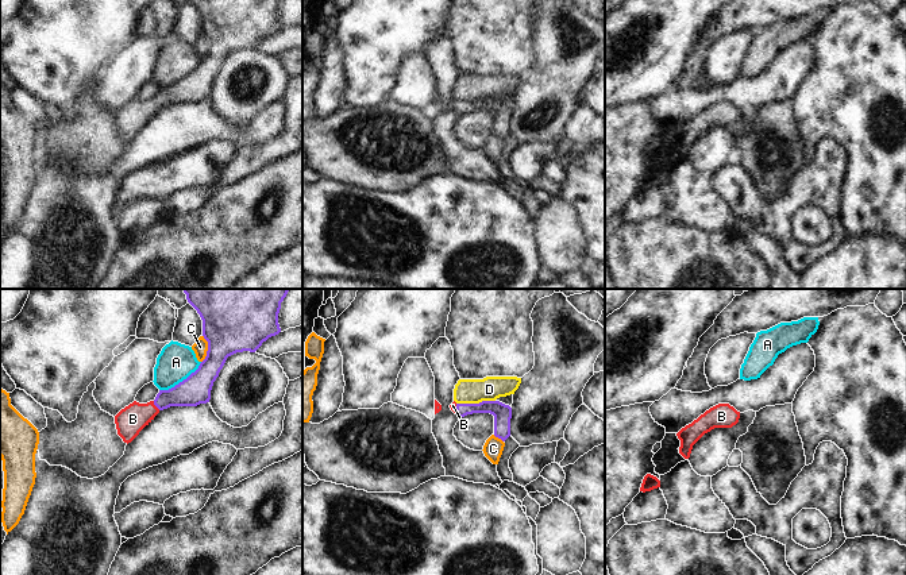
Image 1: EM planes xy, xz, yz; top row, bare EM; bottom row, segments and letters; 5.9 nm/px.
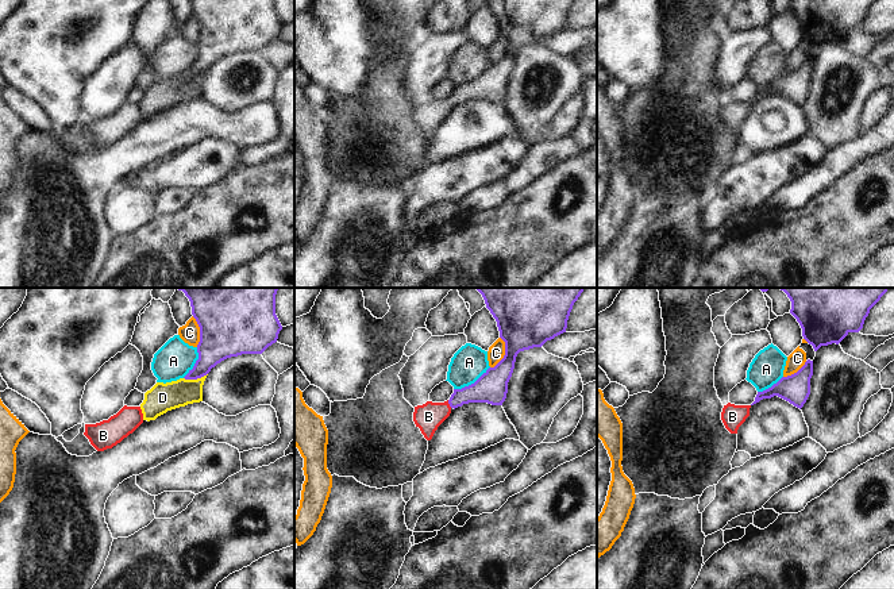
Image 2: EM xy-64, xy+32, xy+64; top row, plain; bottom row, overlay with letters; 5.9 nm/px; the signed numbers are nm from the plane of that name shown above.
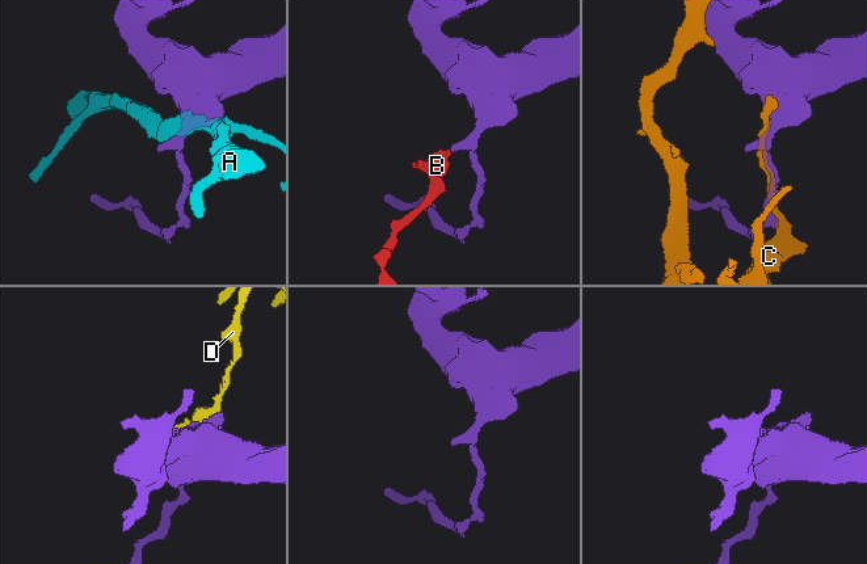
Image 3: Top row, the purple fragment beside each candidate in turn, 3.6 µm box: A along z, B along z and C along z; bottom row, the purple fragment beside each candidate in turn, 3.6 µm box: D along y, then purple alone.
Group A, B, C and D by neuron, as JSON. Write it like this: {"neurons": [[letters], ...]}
{"neurons": [["A"], ["B"], ["C"], ["D"]]}

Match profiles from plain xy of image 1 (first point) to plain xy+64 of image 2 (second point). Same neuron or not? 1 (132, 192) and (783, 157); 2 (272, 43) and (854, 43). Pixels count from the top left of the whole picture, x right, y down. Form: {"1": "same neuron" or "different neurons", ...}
{"1": "same neuron", "2": "same neuron"}

